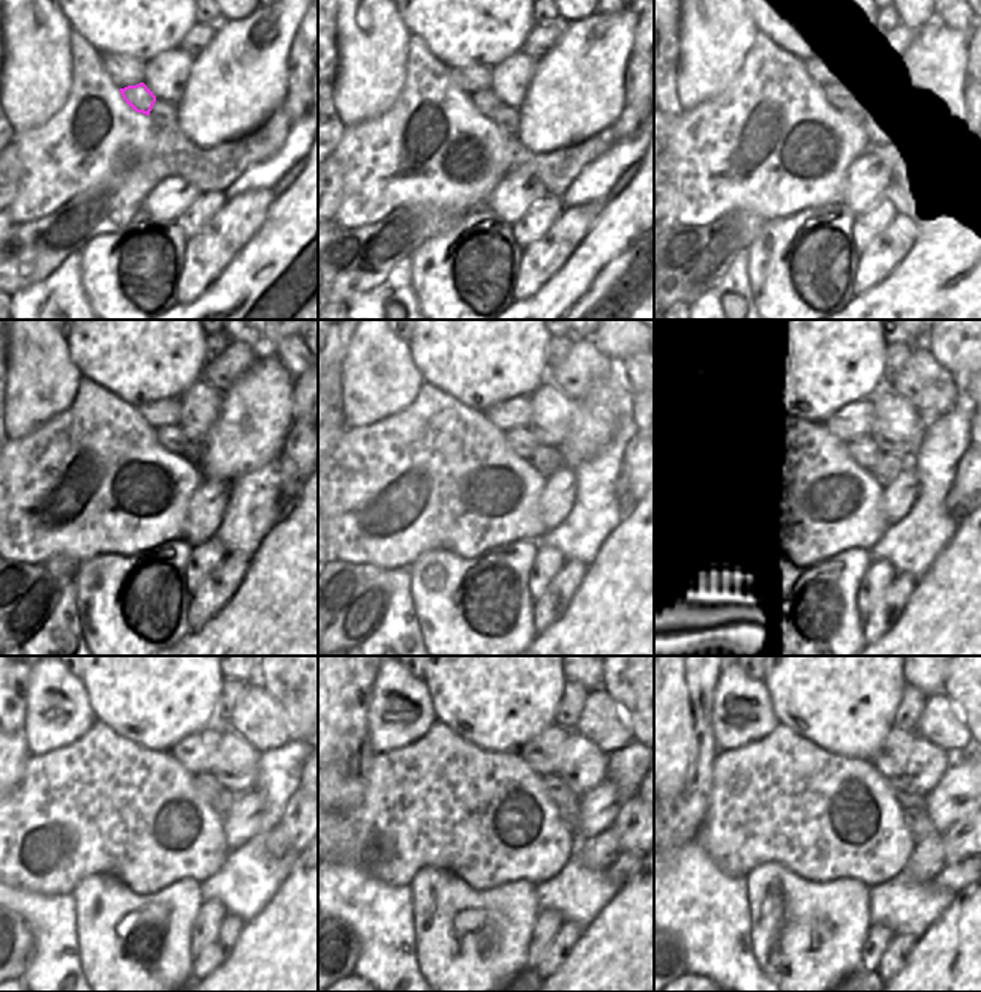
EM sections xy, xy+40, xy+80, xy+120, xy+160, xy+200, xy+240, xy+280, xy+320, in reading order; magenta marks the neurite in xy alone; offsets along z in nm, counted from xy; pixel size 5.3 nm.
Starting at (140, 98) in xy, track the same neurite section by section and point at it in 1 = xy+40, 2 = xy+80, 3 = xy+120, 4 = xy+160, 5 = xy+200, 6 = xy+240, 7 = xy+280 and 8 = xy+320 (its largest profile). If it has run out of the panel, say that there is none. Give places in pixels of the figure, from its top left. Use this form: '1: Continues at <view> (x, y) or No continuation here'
1: Continues at xy+40 (485, 101)
2: Continues at xy+80 (836, 96)
3: Continues at xy+120 (173, 437)
4: Continues at xy+160 (546, 459)
5: Continues at xy+200 (878, 458)
6: Continues at xy+240 (219, 799)
7: Continues at xy+280 (567, 802)
8: Continues at xy+320 (906, 796)

